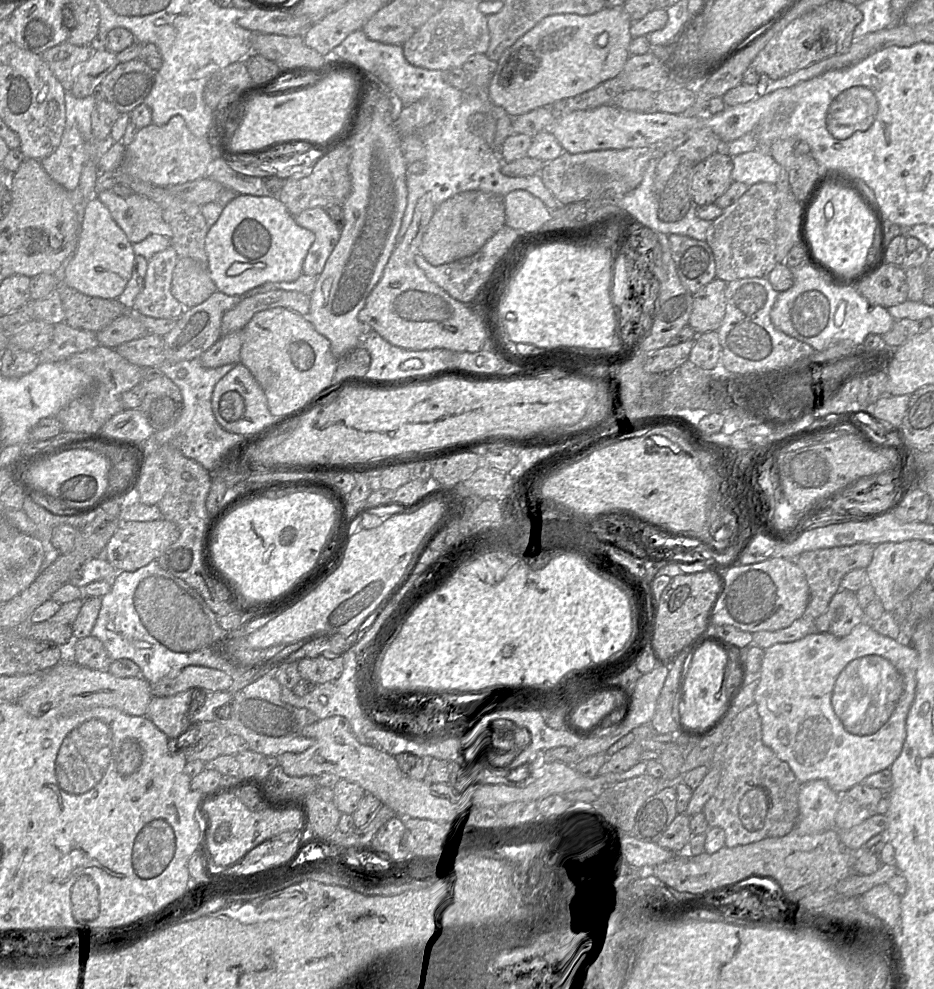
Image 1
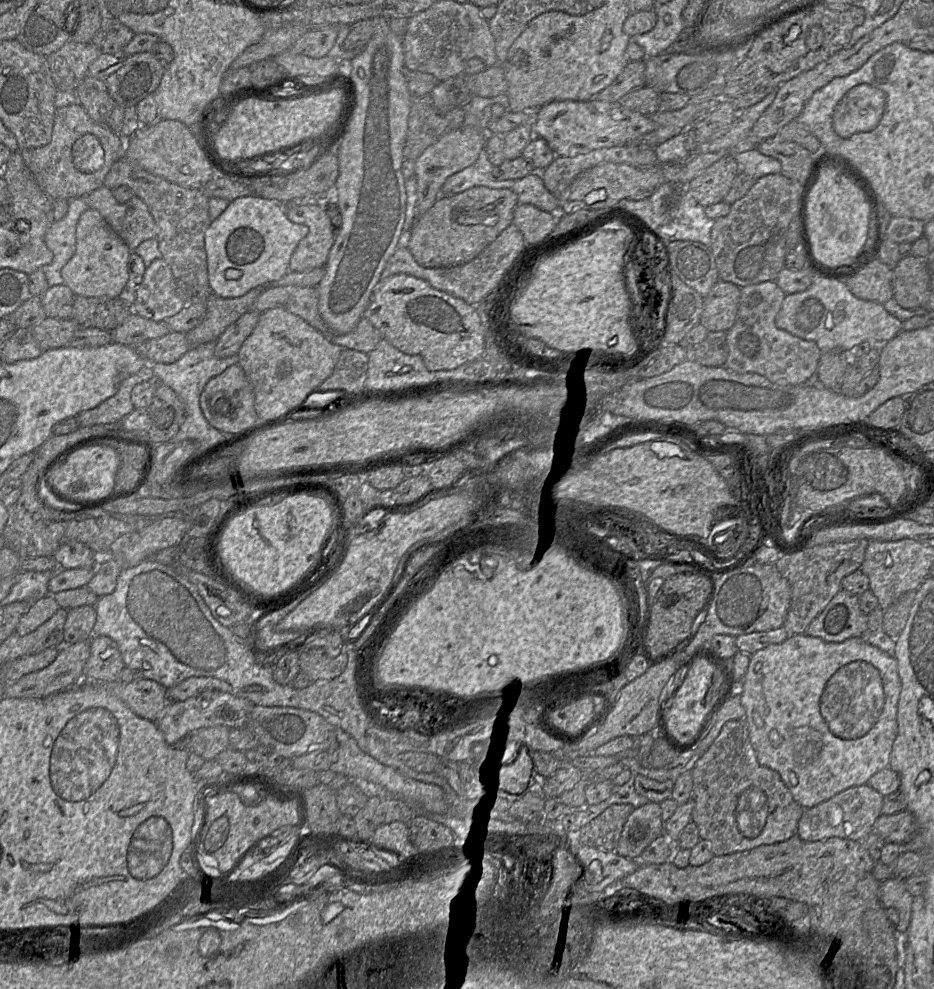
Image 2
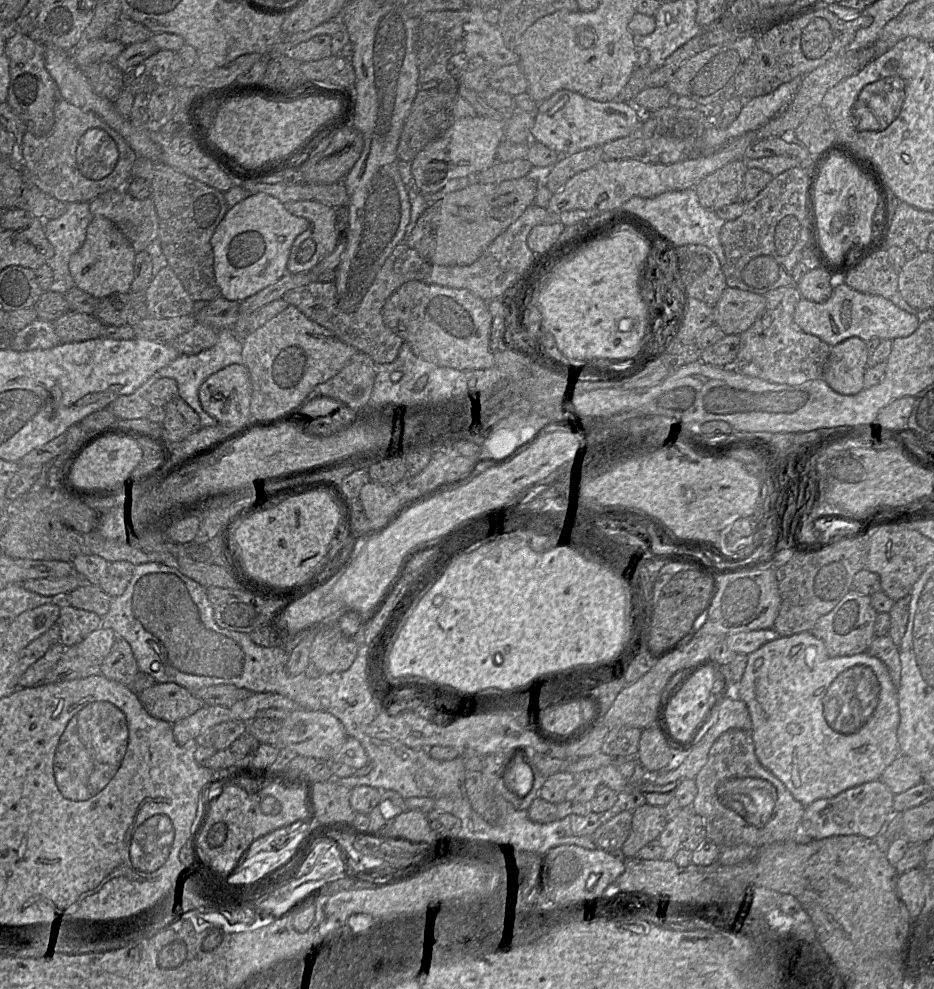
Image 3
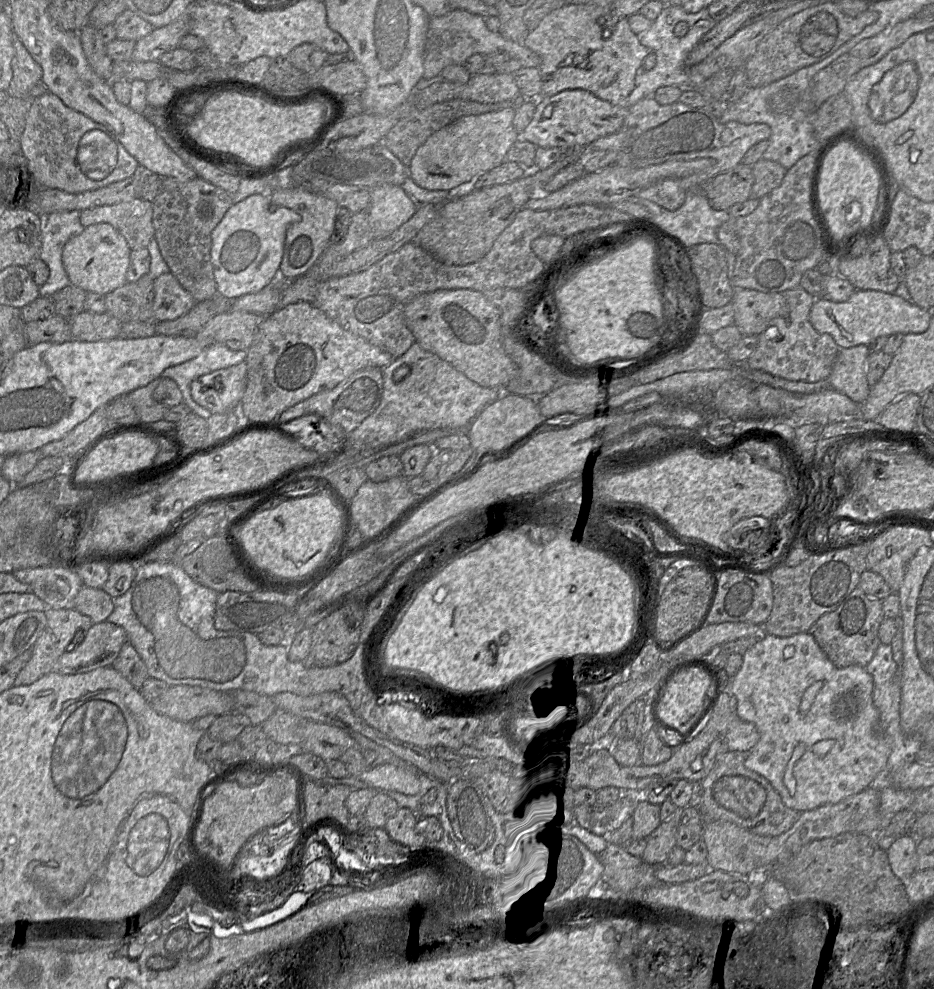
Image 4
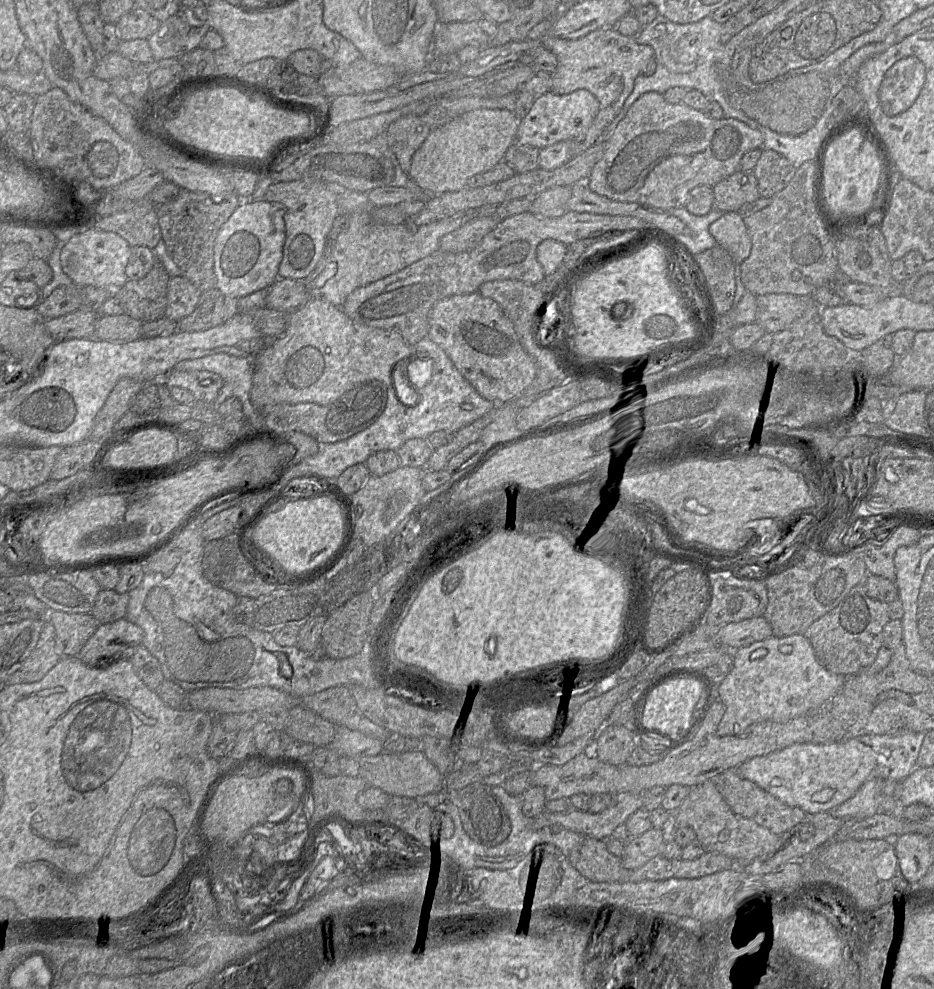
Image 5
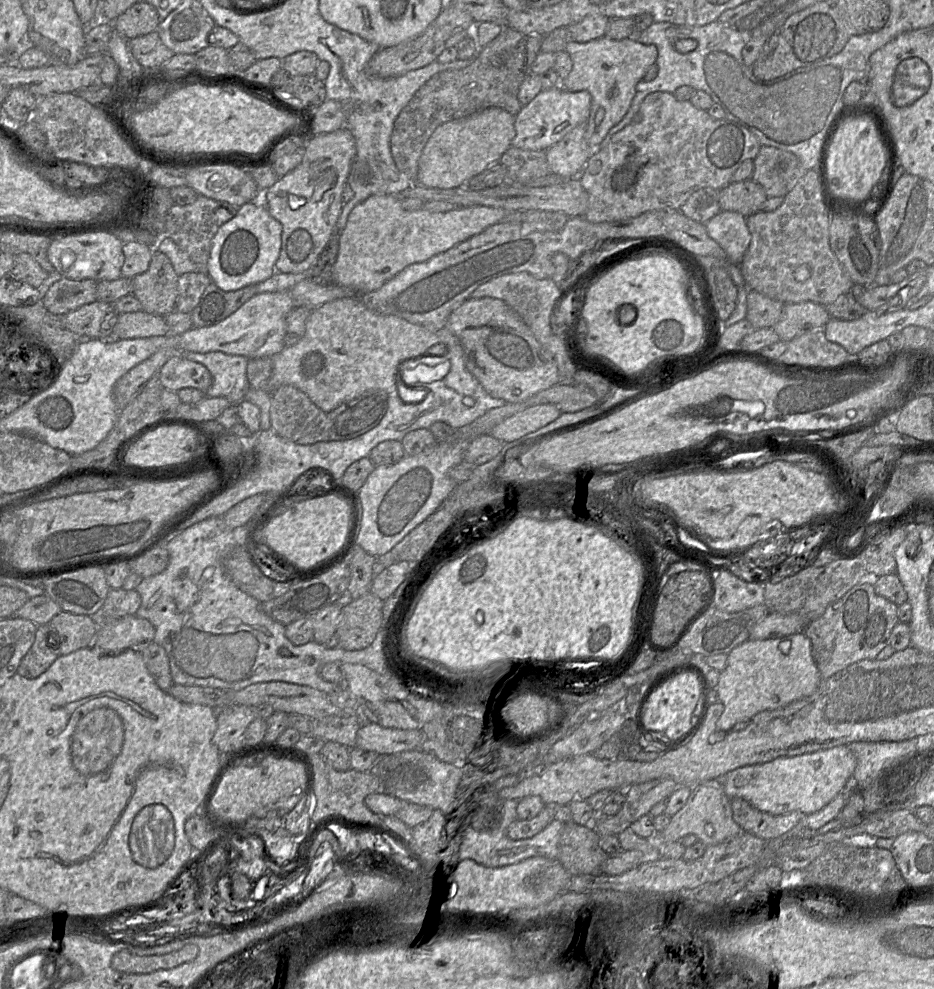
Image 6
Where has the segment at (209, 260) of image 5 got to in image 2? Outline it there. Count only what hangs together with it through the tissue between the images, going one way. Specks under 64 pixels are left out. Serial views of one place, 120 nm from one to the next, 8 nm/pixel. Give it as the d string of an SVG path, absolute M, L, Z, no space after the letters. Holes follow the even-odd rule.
M125 154L117 159L107 173L103 185L115 189L129 186L142 199L153 216L159 233L156 237L162 259L171 268L178 295L187 303L204 302L213 293L208 283L207 255L204 236L212 220L209 197L202 189L183 187L152 174Z

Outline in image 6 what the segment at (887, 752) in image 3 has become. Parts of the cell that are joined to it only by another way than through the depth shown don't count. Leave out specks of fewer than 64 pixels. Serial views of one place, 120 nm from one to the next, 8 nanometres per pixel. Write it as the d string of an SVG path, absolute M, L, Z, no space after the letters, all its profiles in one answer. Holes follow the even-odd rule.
M803 632L782 638L748 640L734 648L716 686L719 700L724 704L717 728L729 731L760 712L782 708L812 695L822 677L811 650L811 640ZM841 745L743 766L729 772L721 780L724 791L730 799L741 798L754 808L772 815L791 812L808 815L821 810L851 784L855 767L855 755L847 745Z

